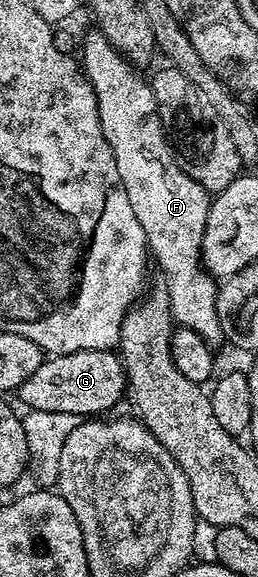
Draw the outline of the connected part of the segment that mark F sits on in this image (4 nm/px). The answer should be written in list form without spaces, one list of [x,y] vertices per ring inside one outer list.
[[[92,28],[84,38],[84,47],[81,48],[79,57],[82,59],[82,69],[85,78],[92,86],[94,96],[98,100],[98,116],[102,120],[102,136],[106,136],[106,144],[110,144],[110,152],[114,152],[114,164],[118,164],[118,176],[122,176],[122,188],[126,188],[126,196],[130,200],[130,208],[134,208],[134,216],[138,216],[138,224],[142,224],[142,232],[146,232],[146,240],[148,241],[148,249],[151,257],[160,265],[163,281],[168,283],[168,295],[170,296],[170,308],[172,309],[172,320],[176,326],[185,326],[194,332],[198,332],[198,336],[202,336],[202,340],[206,340],[209,346],[219,347],[219,342],[225,341],[222,332],[222,324],[218,320],[218,308],[216,307],[216,291],[218,289],[217,279],[213,278],[207,270],[204,269],[203,262],[200,261],[200,249],[202,248],[202,232],[206,232],[206,216],[210,205],[210,195],[208,191],[202,188],[202,184],[198,184],[194,180],[190,180],[190,176],[186,176],[186,172],[182,172],[182,168],[176,162],[176,155],[173,147],[170,145],[169,135],[164,129],[162,120],[158,116],[158,108],[154,100],[154,92],[151,85],[147,81],[140,79],[141,74],[130,62],[127,62],[119,52],[106,40],[106,36],[101,34],[99,30]]]

